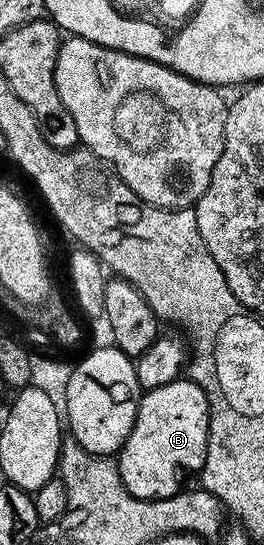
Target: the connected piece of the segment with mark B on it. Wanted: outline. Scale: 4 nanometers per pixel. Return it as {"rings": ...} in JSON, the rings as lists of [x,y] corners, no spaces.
{"rings":[[[178,379],[163,387],[144,390],[141,401],[137,405],[137,414],[135,423],[131,427],[131,435],[127,435],[120,453],[115,457],[119,475],[123,479],[123,487],[127,487],[127,491],[131,495],[144,501],[167,499],[182,492],[181,472],[186,469],[187,472],[196,474],[207,459],[208,427],[207,395],[204,394],[203,388],[197,386],[190,379]]]}

